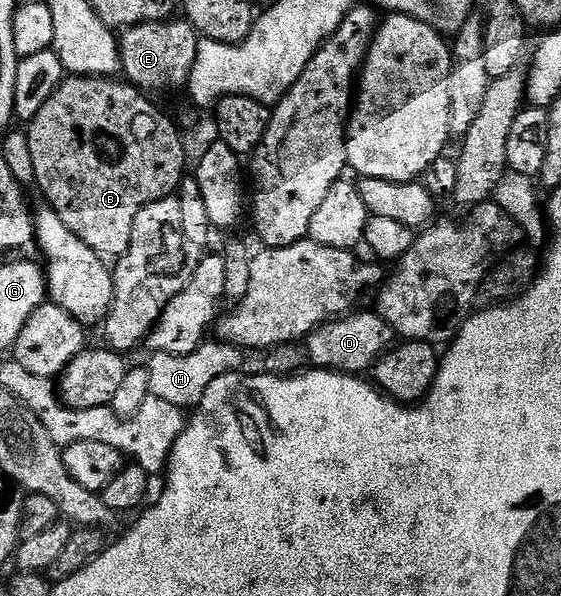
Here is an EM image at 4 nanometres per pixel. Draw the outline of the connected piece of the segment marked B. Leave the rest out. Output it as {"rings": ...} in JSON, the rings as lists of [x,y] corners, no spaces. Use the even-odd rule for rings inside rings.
{"rings":[[[110,77],[63,78],[44,109],[28,123],[34,183],[42,190],[43,200],[84,245],[103,257],[124,254],[132,241],[136,213],[152,201],[175,194],[184,178],[182,170],[188,167],[184,139],[178,136],[177,125],[157,111],[137,87],[126,81],[114,82],[118,81]]]}

